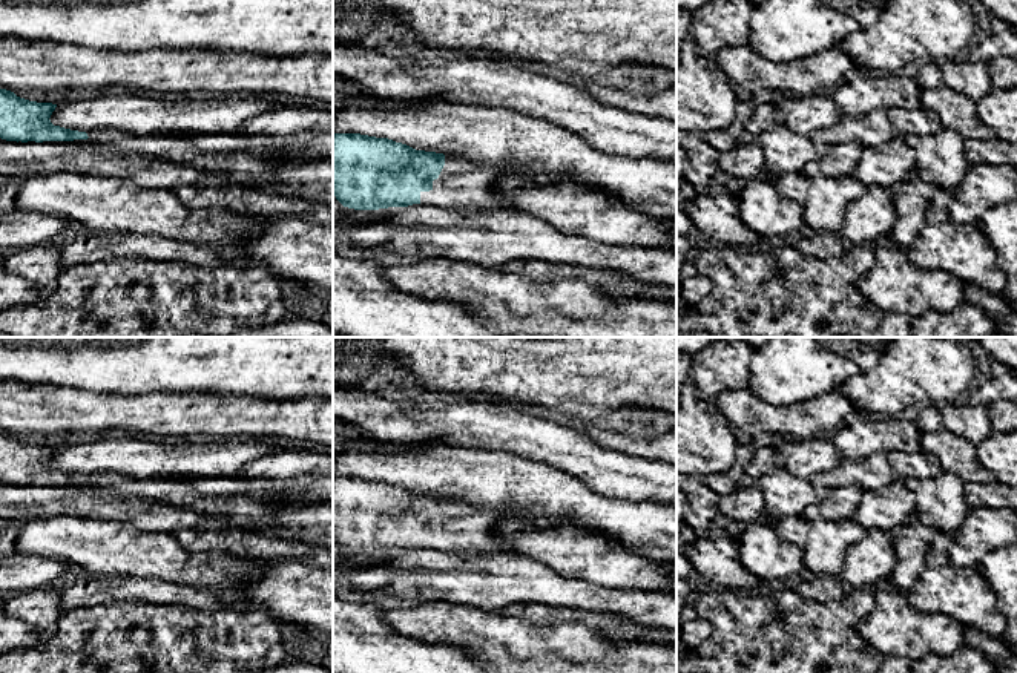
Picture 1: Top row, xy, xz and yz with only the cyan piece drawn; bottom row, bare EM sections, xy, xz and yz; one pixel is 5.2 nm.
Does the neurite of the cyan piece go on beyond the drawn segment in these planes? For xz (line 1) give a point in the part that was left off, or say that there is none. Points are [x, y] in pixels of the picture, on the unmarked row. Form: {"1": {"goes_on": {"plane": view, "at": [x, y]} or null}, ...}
{"1": {"goes_on": {"plane": "xz", "at": [464, 529]}}}

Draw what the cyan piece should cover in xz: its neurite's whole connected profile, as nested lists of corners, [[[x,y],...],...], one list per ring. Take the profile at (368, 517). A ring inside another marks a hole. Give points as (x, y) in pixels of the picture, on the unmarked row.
[[[333,477],[333,538],[348,552],[422,547],[463,560],[517,555],[494,533],[503,521],[534,530],[584,532],[577,523],[540,518],[512,501],[505,507],[480,507],[454,497],[416,494],[388,481]]]

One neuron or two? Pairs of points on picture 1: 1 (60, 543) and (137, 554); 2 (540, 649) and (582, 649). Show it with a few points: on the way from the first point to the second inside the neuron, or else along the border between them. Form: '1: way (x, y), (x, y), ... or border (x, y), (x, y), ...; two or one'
1: way (78, 543), (118, 548); one
2: way (551, 649), (571, 649); one

